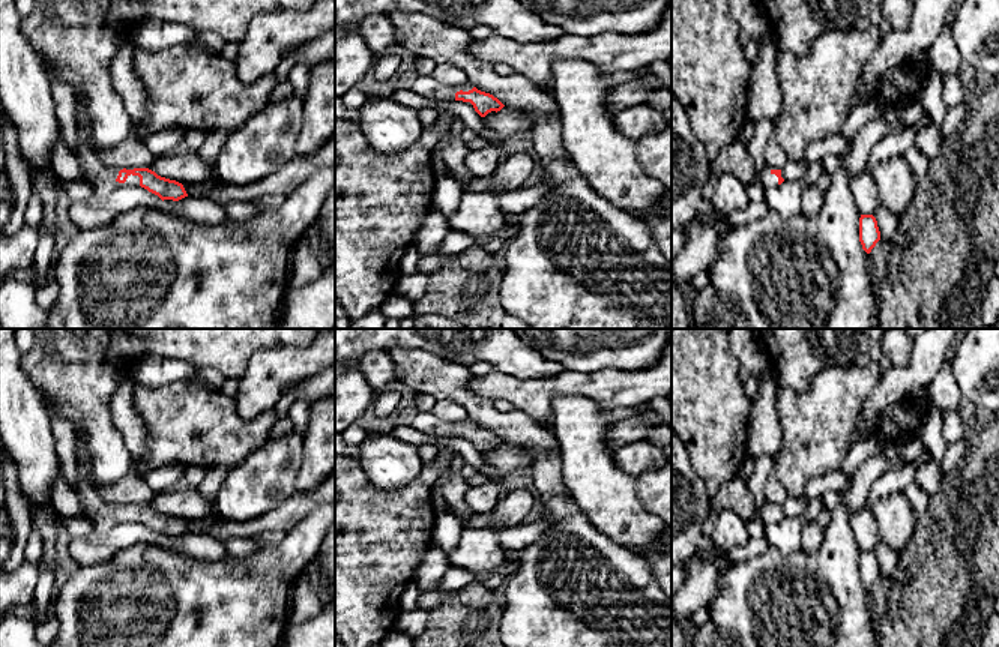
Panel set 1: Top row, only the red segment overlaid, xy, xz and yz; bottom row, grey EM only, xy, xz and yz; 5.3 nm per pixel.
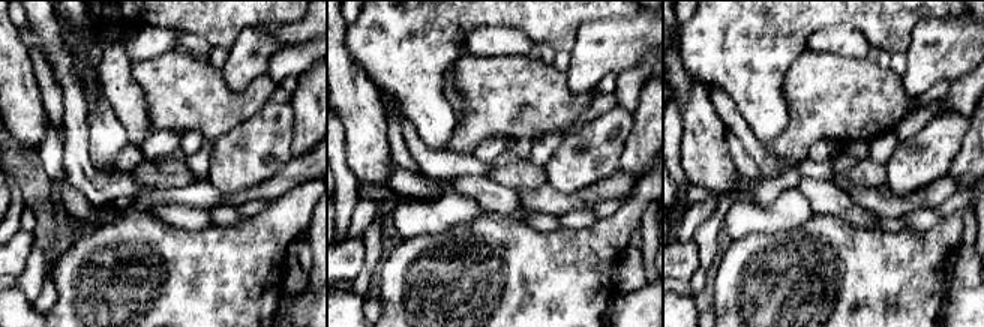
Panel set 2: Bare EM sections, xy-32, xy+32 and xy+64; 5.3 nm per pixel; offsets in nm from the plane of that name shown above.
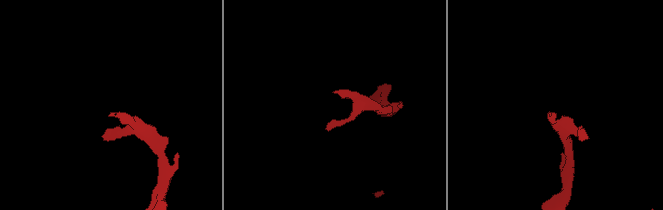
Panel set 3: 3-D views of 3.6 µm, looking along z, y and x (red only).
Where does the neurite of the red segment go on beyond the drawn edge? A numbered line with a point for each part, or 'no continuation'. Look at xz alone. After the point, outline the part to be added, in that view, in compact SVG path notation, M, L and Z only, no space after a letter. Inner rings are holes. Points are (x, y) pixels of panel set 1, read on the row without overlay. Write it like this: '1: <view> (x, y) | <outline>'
1: xz (428, 424) | M418 413L412 426L419 432L434 435L434 437L445 437L452 435L455 437L455 429L463 426L469 428L473 422L466 419L461 422L446 422L434 416L433 413Z

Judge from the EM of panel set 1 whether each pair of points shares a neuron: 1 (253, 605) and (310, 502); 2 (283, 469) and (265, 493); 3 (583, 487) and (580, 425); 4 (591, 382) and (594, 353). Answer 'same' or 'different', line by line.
1: different
2: same
3: same
4: different

